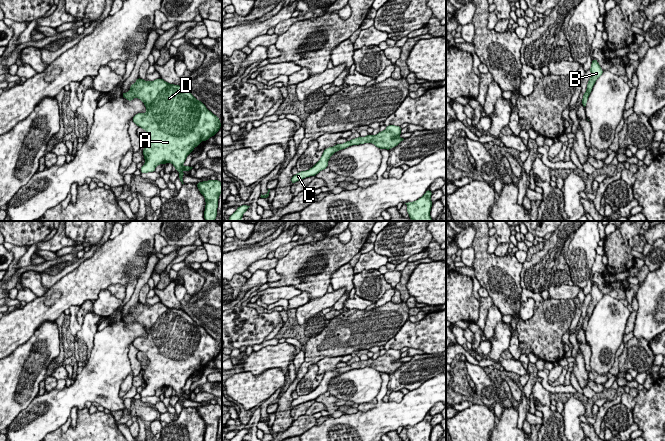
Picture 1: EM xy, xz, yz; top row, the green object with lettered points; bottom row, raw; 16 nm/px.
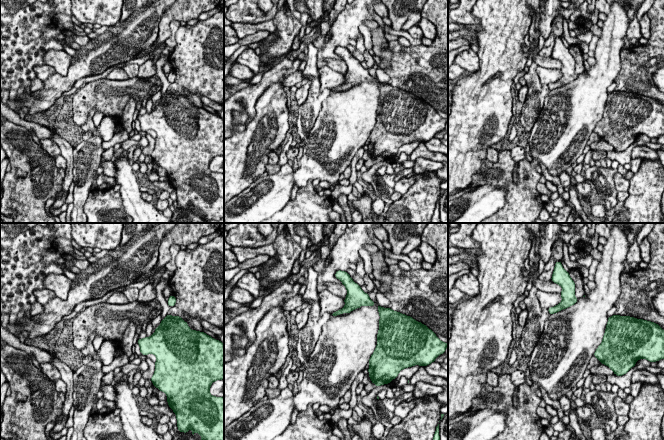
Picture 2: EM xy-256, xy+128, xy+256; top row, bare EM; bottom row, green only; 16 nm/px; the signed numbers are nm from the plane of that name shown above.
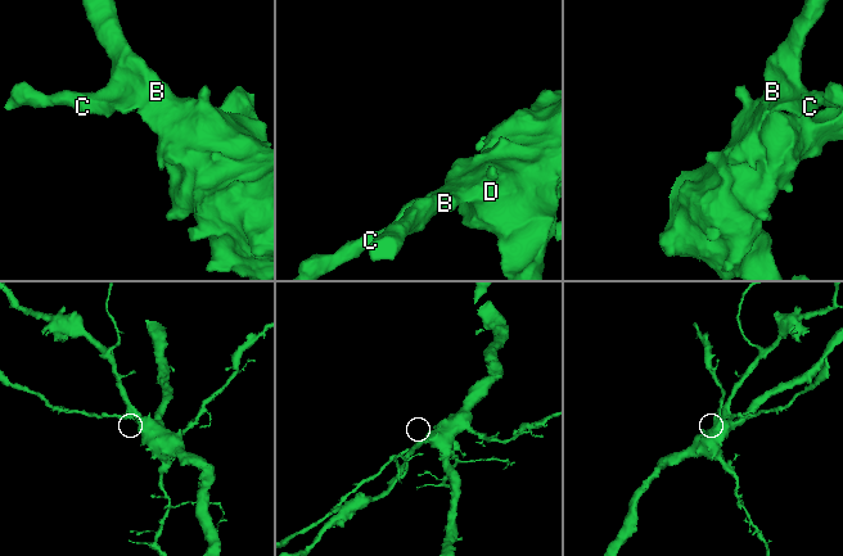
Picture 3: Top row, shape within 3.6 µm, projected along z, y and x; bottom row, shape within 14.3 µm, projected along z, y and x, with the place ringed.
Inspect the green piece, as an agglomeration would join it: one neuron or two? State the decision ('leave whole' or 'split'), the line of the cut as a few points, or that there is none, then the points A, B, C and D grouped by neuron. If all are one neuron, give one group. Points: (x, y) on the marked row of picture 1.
leave whole | no cut | A B C D

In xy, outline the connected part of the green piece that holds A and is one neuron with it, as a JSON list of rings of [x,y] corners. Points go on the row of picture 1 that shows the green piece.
[[[139,77],[130,86],[127,93],[122,92],[122,97],[128,101],[137,97],[147,109],[146,113],[137,113],[132,119],[149,136],[148,142],[142,150],[146,162],[141,167],[140,172],[155,172],[157,165],[171,162],[176,172],[181,171],[179,179],[184,184],[182,177],[185,174],[182,171],[191,171],[193,167],[183,167],[182,164],[194,148],[201,145],[201,141],[207,141],[210,137],[215,136],[221,127],[220,118],[209,111],[183,86],[167,83],[161,78],[155,81],[145,81]]]

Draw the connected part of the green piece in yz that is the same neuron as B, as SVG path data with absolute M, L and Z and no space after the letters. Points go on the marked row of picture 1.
M596 59L592 60L590 72L591 72L591 77L590 77L590 79L588 81L587 90L584 93L583 99L582 99L582 105L584 107L586 106L589 94L591 93L592 88L593 88L596 80L603 74L603 70L601 69L601 67L598 64L598 61Z

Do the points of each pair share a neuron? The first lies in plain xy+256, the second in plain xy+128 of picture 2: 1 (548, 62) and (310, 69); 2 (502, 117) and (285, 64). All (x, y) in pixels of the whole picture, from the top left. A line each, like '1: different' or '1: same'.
1: different
2: different

